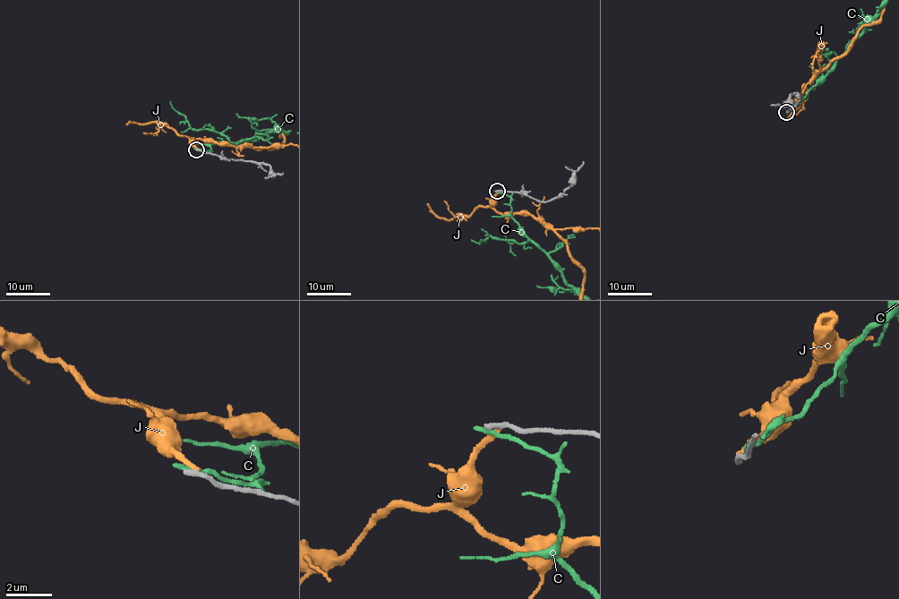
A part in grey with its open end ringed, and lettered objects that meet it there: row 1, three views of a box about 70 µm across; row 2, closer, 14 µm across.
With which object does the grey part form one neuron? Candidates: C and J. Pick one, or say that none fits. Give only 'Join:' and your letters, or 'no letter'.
Join: no letter

